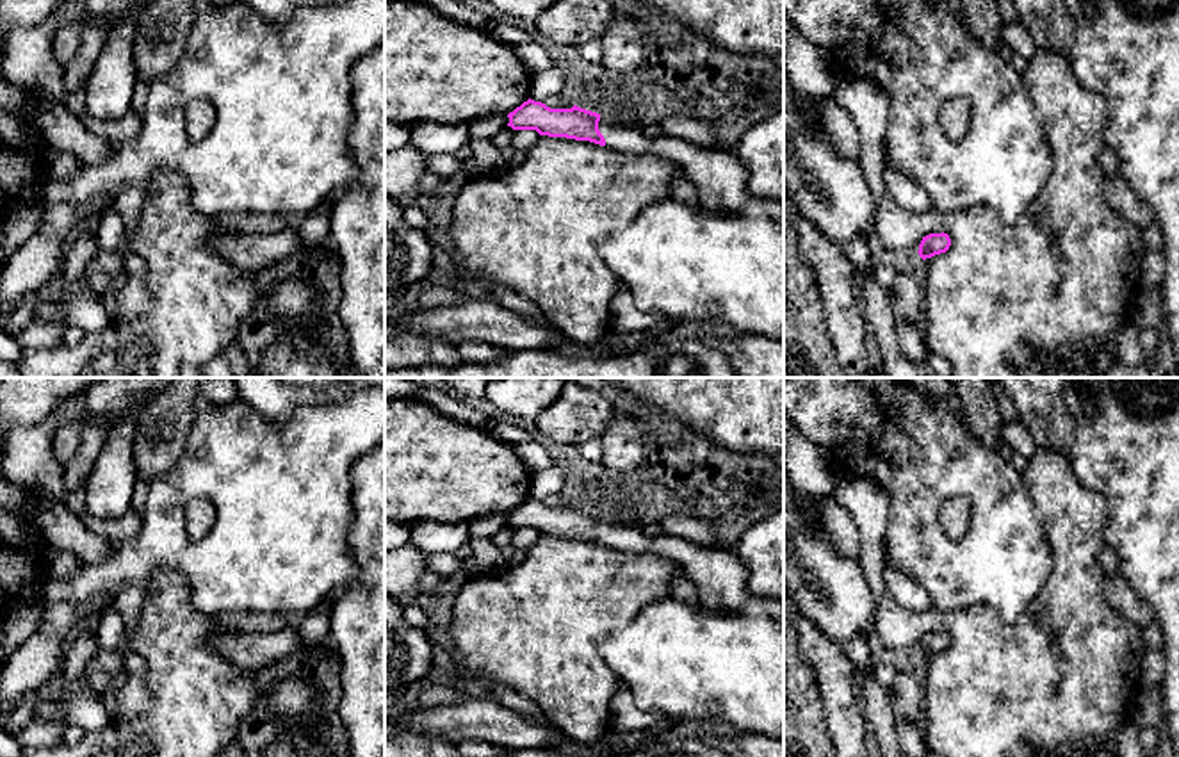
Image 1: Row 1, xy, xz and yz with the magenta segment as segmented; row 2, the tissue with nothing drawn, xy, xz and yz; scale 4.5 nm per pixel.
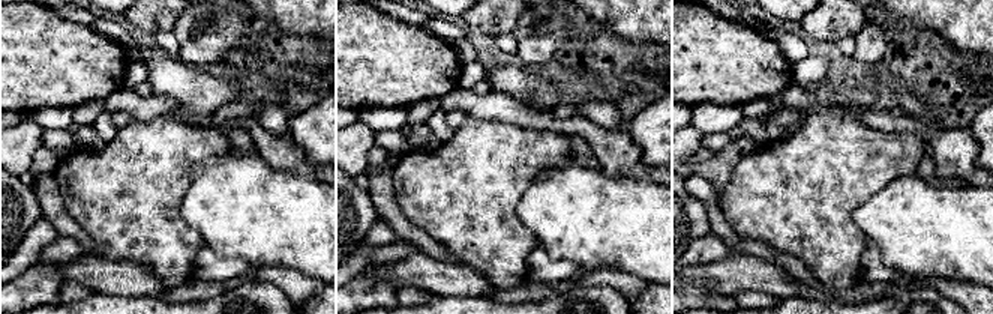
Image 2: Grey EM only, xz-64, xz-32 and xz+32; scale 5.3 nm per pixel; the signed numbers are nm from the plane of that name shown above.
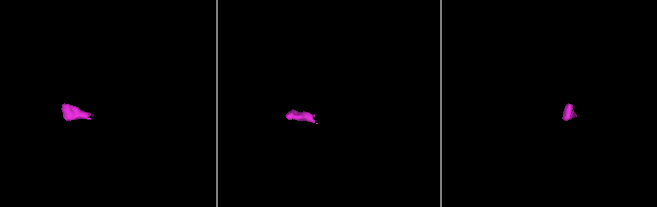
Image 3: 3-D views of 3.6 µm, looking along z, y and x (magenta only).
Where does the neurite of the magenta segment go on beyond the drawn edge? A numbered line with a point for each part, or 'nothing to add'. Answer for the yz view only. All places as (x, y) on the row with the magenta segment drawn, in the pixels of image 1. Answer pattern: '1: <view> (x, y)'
nothing to add

